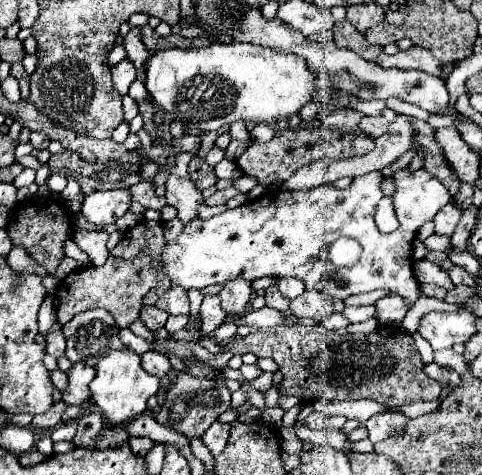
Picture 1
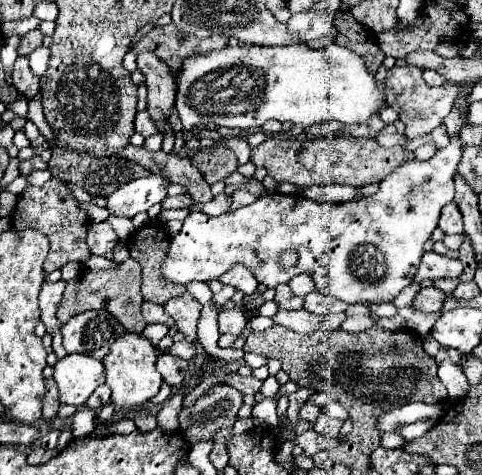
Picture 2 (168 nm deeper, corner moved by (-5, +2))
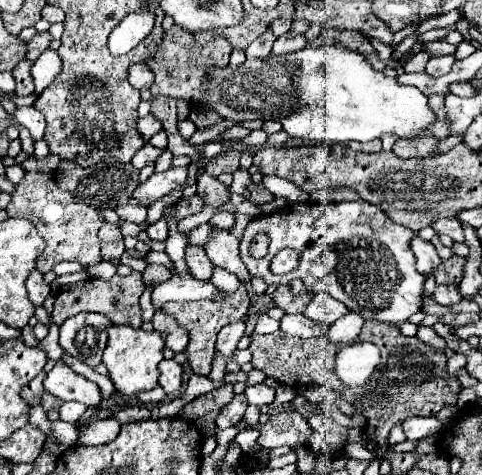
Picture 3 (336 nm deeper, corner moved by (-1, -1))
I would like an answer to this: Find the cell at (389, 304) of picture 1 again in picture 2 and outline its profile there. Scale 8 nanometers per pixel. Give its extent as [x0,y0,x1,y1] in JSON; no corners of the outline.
[411,286,445,314]

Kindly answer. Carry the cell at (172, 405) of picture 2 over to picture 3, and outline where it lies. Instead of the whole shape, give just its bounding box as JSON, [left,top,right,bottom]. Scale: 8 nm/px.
[217,323,245,373]

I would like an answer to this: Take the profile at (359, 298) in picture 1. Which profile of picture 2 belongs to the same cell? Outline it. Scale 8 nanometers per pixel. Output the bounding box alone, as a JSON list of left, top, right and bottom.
[412,252,463,283]

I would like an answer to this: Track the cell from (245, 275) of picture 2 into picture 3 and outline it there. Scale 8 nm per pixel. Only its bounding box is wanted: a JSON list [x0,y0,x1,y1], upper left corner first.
[205,229,251,281]

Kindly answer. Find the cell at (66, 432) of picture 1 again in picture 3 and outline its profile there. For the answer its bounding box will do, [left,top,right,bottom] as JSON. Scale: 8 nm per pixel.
[59,403,85,423]

